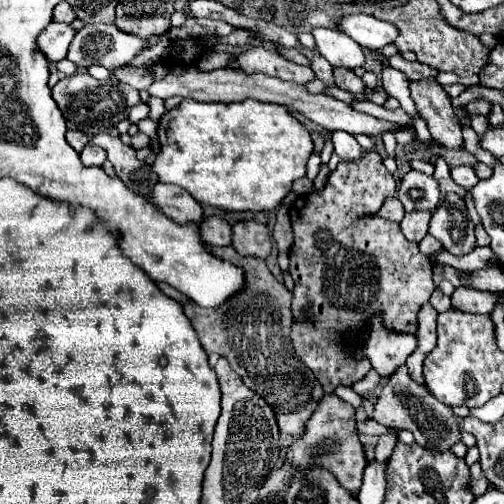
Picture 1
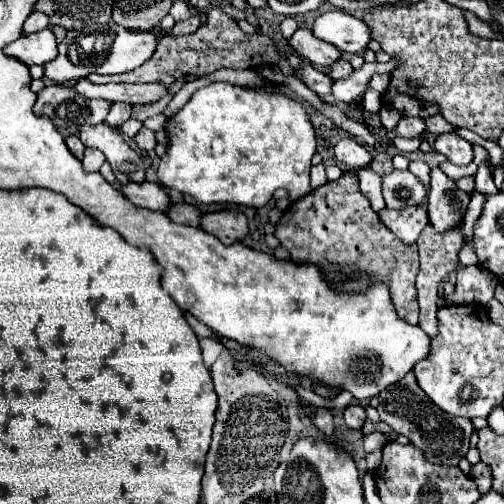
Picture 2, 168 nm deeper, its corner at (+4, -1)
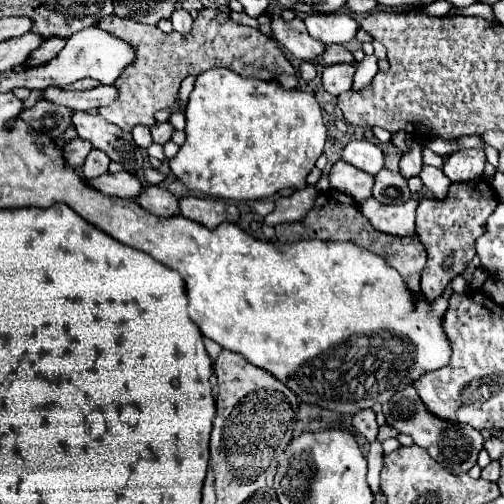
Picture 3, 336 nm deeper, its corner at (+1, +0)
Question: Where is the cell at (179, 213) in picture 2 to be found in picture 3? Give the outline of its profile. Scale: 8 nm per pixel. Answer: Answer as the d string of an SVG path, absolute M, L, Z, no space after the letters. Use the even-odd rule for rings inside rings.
M144 185L142 193L134 201L158 217L178 215L178 199L166 189L160 189L156 185Z

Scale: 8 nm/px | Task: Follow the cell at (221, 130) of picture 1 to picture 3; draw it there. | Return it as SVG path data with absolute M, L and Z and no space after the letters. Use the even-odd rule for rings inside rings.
M216 67L216 69L204 71L202 75L196 77L194 91L190 93L190 101L188 101L188 107L186 107L186 143L180 147L178 155L174 159L170 159L170 169L188 189L200 191L204 195L216 195L216 197L224 197L224 199L236 199L236 201L268 199L268 197L272 197L274 193L278 193L280 189L286 189L286 187L294 187L294 189L304 189L306 187L306 177L308 177L310 169L316 165L316 159L324 153L324 141L326 141L326 127L322 123L320 105L318 105L318 101L312 93L306 93L306 91L300 91L300 89L290 89L288 91L276 81L242 77L242 75L236 75L230 69Z

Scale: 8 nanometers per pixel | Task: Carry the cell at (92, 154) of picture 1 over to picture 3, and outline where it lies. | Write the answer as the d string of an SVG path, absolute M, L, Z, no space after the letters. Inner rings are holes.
M92 149L86 157L86 163L82 167L82 175L92 179L92 177L100 177L108 171L108 165L110 165L110 159L104 151L98 151L98 149Z

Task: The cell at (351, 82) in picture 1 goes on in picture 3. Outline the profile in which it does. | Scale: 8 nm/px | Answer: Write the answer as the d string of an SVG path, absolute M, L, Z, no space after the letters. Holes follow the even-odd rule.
M326 45L322 65L334 65L334 63L354 63L354 57L344 45Z

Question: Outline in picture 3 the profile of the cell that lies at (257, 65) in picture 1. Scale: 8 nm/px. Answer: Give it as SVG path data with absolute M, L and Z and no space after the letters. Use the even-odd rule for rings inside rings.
M336 63L330 67L324 67L322 73L322 83L324 89L332 95L340 95L352 87L352 77L356 73L354 63Z

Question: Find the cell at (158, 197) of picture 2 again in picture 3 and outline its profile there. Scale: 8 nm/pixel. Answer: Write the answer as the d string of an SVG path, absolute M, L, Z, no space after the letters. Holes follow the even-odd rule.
M120 171L120 173L106 173L100 175L96 179L86 179L84 183L104 195L110 197L122 197L122 199L134 199L134 195L138 195L138 191L142 191L142 183L138 181L136 175L130 175L128 171Z

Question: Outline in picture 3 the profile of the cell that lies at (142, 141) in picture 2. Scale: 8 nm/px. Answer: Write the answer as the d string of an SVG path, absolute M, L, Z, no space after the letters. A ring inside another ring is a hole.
M170 121L156 123L156 125L152 127L152 139L154 139L154 143L160 143L160 145L164 145L166 141L170 141L172 133L174 133L174 127L170 125Z

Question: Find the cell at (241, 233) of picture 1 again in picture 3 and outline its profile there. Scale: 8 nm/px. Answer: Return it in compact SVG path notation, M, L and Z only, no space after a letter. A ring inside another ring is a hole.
M178 197L180 215L198 221L210 229L218 227L222 221L236 223L240 217L240 211L236 205L226 201L214 201L214 199L200 199L200 197Z

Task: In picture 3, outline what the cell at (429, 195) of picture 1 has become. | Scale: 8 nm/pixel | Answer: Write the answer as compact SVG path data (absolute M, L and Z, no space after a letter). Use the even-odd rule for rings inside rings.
M382 169L380 173L374 175L374 187L372 187L372 197L384 205L394 205L394 203L404 203L410 199L408 183L400 173L394 173L390 169Z

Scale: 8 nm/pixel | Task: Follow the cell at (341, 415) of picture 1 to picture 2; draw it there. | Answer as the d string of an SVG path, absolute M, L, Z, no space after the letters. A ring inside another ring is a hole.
M351 404L345 408L345 424L347 428L361 428L363 422L365 422L365 410L363 406L357 406L357 404Z

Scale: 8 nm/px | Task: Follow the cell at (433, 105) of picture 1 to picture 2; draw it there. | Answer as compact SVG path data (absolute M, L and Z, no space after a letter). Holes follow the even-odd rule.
M451 132L451 134L439 134L439 138L435 138L433 148L441 154L447 156L447 160L451 160L457 166L465 166L473 160L473 150L471 144L467 140L463 140L459 134Z

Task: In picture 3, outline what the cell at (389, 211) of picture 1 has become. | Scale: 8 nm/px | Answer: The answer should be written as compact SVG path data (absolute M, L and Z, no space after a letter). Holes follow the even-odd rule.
M342 159L338 163L334 163L334 167L330 169L328 181L330 181L330 189L342 191L344 195L352 197L354 201L368 199L370 197L370 185L374 185L372 175L366 175L364 171L356 169L354 165L350 165Z

